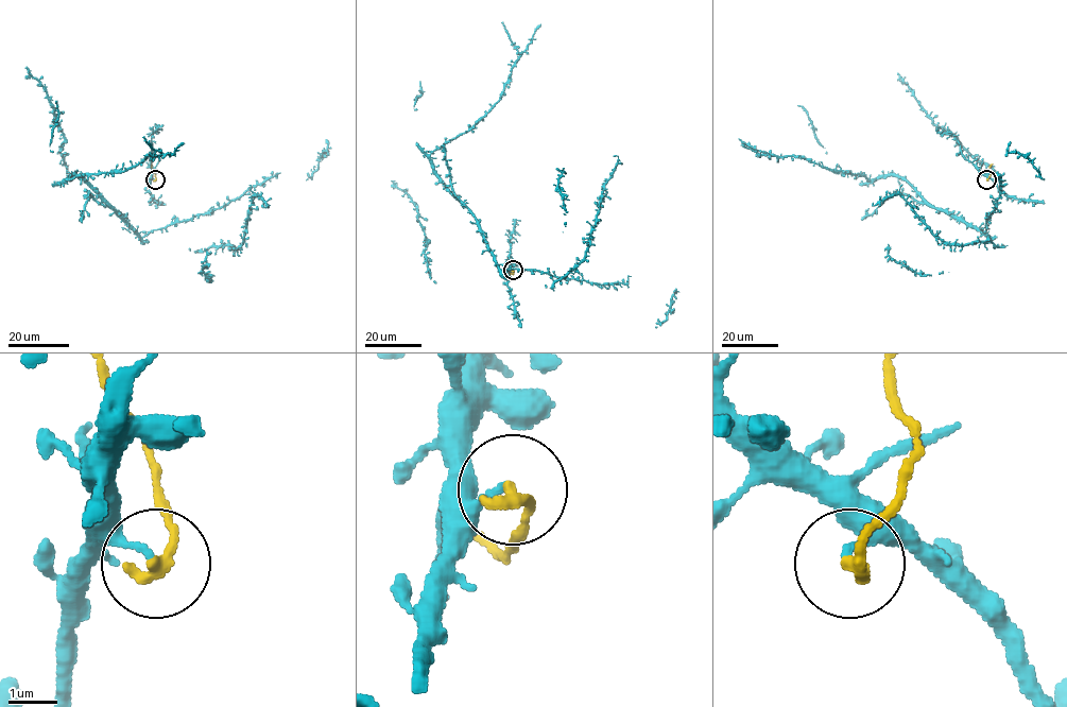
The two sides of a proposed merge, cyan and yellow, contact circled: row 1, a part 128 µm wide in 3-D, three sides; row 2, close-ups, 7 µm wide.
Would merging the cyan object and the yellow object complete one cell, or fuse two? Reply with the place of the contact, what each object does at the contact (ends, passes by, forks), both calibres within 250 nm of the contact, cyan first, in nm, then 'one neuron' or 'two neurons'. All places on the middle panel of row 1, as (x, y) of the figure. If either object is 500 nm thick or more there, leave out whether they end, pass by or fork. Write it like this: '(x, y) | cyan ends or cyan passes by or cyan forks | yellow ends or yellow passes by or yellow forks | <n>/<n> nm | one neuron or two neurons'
(513, 270) | cyan ends | yellow ends | 170/320 nm | two neurons

